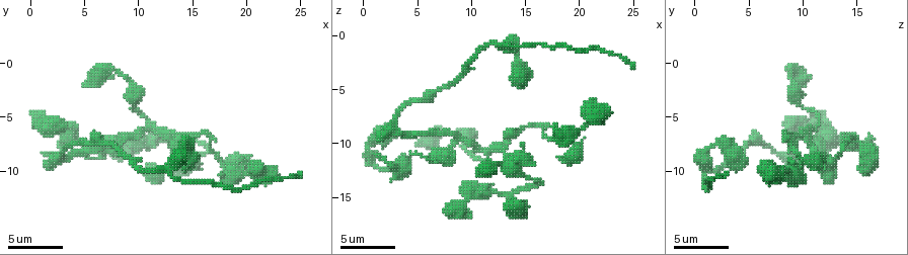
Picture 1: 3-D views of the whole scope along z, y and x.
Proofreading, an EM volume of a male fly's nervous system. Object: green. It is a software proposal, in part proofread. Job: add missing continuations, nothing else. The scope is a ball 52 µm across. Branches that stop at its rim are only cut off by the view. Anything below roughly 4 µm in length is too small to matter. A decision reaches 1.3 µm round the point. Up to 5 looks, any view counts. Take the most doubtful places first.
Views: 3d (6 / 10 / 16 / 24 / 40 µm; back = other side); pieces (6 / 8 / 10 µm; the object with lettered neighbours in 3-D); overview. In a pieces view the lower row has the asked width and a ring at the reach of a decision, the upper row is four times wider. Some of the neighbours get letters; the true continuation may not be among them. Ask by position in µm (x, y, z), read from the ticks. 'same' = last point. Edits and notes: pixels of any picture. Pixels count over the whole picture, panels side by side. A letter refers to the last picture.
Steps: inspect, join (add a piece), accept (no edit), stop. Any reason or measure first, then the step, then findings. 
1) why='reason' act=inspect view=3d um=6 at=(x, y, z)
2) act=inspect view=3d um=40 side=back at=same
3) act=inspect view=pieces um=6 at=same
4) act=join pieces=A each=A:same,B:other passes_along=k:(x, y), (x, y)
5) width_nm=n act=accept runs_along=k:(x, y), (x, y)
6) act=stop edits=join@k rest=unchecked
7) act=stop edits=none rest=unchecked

act=inspect view=pieces um=10 at=(24.8, 10.4, 2.8)

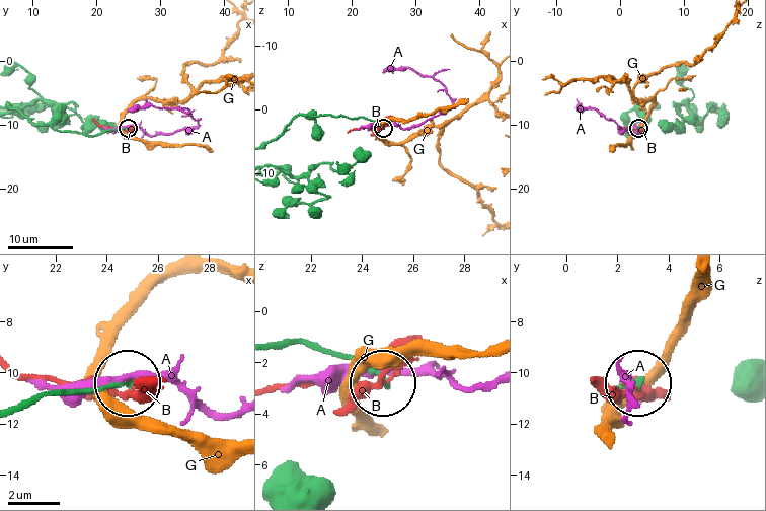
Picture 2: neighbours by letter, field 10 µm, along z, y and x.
act=accept each=A:other,B:other,G:other runs_along=2:(17, 411), (50, 395), (126, 382) found='no lettered piece goes on from it'

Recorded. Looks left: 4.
why='branch stops here' act=inspect view=pieces um=10 at=(14.8, 9.4, 4.2)

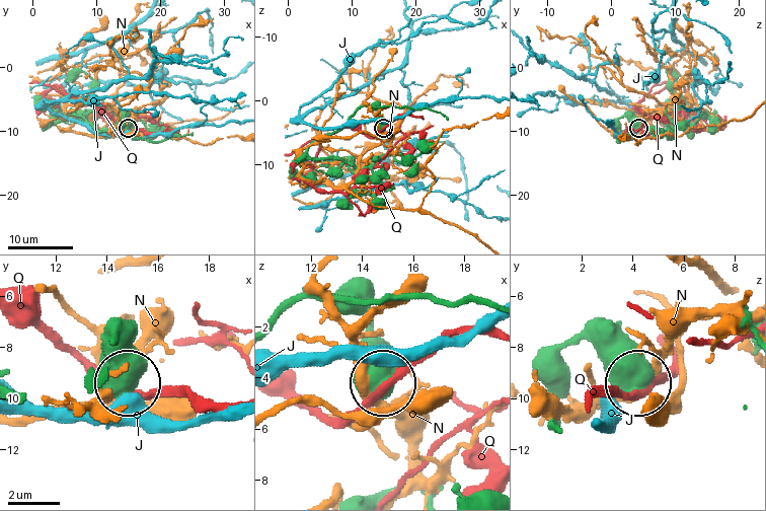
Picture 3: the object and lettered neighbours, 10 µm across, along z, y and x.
act=accept each=J:other,N:other,Q:other found='no lettered piece goes on from it'

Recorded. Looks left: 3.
why='an open end' act=inspect view=pieces um=10 at=(5.2, 2.2, 10.2)

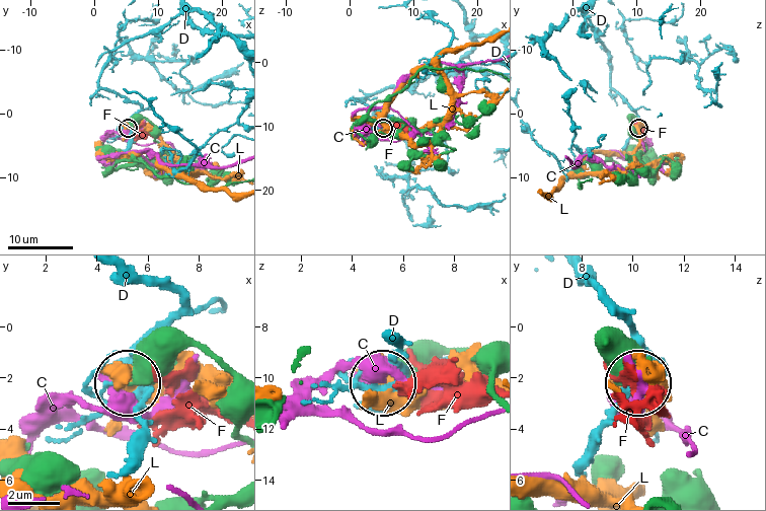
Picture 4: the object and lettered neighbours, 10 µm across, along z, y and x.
act=accept each=C:other,D:other,F:other,L:other found='none of them fits'

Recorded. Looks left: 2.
act=stop edits=none rest=unchecked

